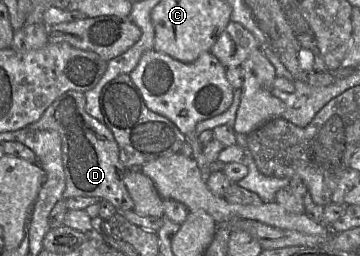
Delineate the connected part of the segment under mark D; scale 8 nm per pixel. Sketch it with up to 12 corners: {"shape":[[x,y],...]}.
{"shape":[[68,91],[28,128],[61,138],[63,199],[134,209],[112,131]]}

